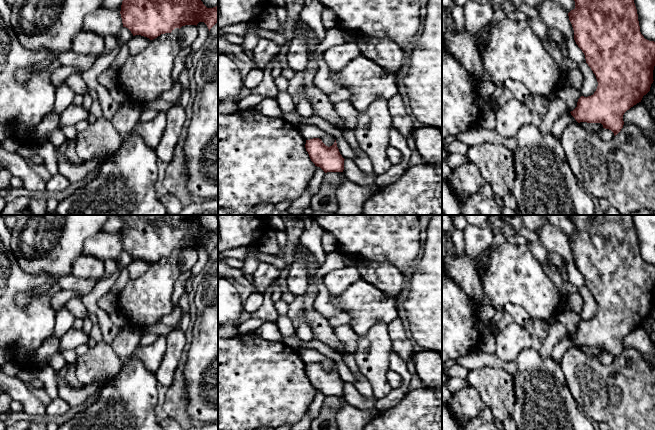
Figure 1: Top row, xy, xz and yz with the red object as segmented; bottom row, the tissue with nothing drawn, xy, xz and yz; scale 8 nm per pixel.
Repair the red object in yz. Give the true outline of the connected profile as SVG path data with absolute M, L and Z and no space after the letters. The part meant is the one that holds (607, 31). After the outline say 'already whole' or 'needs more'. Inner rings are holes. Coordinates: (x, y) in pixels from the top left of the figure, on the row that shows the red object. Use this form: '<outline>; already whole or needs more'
M574 0L575 8L568 13L574 30L574 40L585 55L586 63L596 76L598 86L593 95L578 99L577 107L571 111L575 120L587 123L601 123L617 135L623 128L623 115L641 102L650 91L655 66L655 42L644 38L640 32L637 9L634 0Z; already whole

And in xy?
M123 0L121 5L121 18L123 27L128 28L133 36L141 35L153 40L161 34L171 33L175 28L185 25L196 25L204 22L209 31L218 22L218 5L207 8L201 0Z; already whole

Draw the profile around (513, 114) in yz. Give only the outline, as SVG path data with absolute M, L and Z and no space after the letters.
M513 97L495 111L495 119L497 133L503 138L512 138L523 124L531 123L532 114L526 104Z

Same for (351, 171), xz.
M351 159L344 160L344 170L343 174L345 177L354 183L364 186L364 187L372 187L375 186L375 175L367 175L363 173L357 165Z

